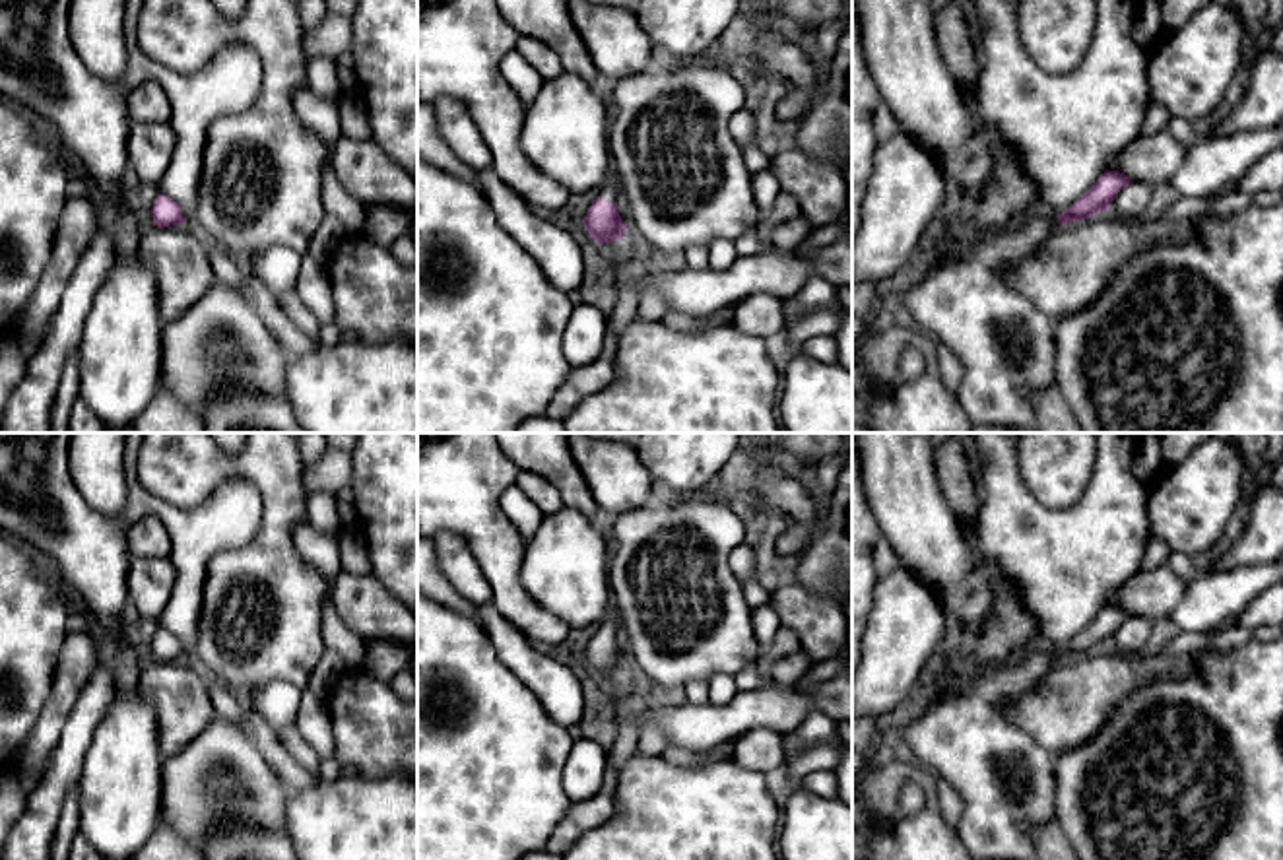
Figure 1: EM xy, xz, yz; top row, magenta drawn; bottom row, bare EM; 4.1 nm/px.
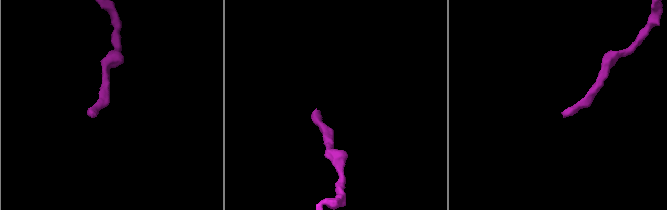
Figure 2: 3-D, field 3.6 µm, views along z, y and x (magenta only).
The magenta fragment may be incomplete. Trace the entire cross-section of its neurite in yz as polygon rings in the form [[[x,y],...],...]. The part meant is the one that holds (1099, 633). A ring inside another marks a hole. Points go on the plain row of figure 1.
[[[1106,604],[1093,623],[1062,648],[1038,645],[1011,664],[976,670],[967,679],[939,672],[938,689],[928,695],[924,711],[897,734],[897,745],[908,759],[951,784],[961,796],[957,833],[972,858],[1036,860],[1031,831],[1056,817],[1056,755],[1015,728],[1000,707],[1029,691],[1058,660],[1106,648],[1116,629],[1132,617],[1134,613],[1124,608]]]

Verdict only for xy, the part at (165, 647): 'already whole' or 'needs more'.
already whole

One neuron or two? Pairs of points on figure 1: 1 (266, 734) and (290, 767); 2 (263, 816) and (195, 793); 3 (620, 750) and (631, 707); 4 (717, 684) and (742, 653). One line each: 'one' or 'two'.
1: one
2: one
3: one
4: two

